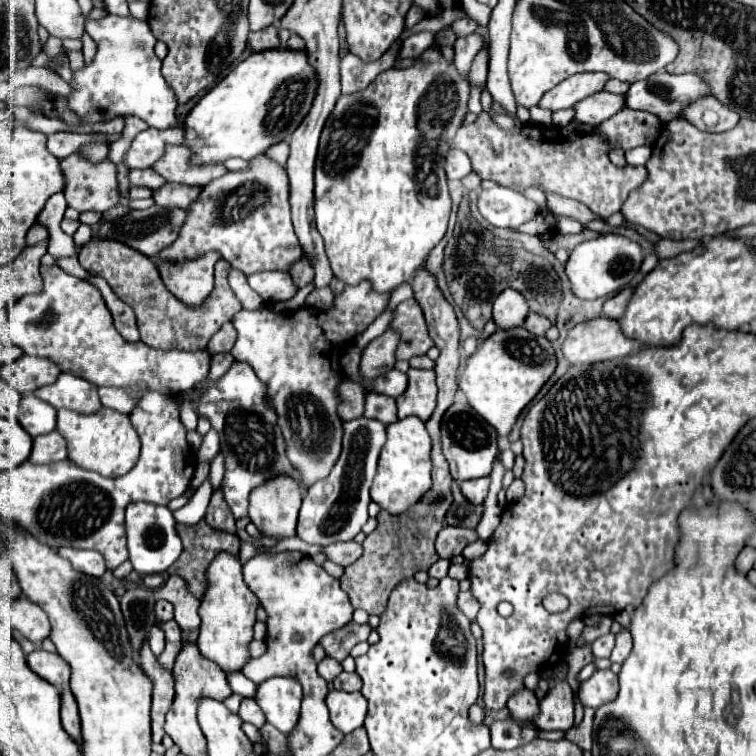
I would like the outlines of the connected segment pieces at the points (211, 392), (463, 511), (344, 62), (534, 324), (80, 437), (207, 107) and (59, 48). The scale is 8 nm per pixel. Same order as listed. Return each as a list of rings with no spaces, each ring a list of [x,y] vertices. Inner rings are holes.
[[[235,362],[215,386],[203,390],[197,412],[207,416],[211,426],[221,434],[221,452],[227,468],[221,488],[235,518],[247,516],[249,492],[265,480],[279,474],[289,474],[299,480],[297,470],[285,456],[285,440],[281,428],[277,426],[277,414],[273,408],[269,408],[267,388],[255,376],[249,364]]]
[[[453,482],[453,504],[445,516],[445,522],[449,526],[463,526],[463,528],[477,528],[481,514],[483,514],[483,506],[475,506],[471,504],[459,490],[459,482]]]
[[[397,40],[385,52],[385,56],[379,62],[371,62],[371,64],[365,64],[363,60],[359,62],[357,56],[353,56],[351,52],[345,54],[341,58],[341,88],[343,88],[343,94],[353,94],[357,90],[363,90],[365,86],[369,86],[377,78],[377,74],[393,68],[395,58],[399,56],[399,50],[401,50],[401,40]]]
[[[529,312],[529,316],[527,316],[527,320],[525,320],[523,326],[525,326],[529,332],[533,332],[533,334],[545,334],[547,328],[551,326],[551,322],[549,322],[549,318],[545,318],[545,316],[539,316],[539,314],[535,314],[535,312]]]
[[[101,408],[95,414],[79,414],[73,410],[57,410],[57,432],[67,440],[69,460],[101,476],[117,478],[127,474],[139,460],[139,436],[129,422],[127,414],[111,408]]]
[[[271,48],[249,54],[213,90],[209,90],[185,120],[185,146],[193,150],[193,164],[225,162],[239,156],[251,160],[271,144],[287,140],[307,116],[317,94],[317,76],[305,50]]]
[[[49,36],[49,40],[47,40],[47,44],[45,44],[43,52],[45,52],[49,58],[57,58],[57,56],[65,54],[61,40],[59,40],[59,38],[53,38],[53,36]]]

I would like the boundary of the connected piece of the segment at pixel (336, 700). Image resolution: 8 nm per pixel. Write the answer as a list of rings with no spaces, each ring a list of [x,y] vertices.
[[[331,690],[327,696],[327,706],[331,712],[331,722],[343,734],[349,734],[363,726],[367,714],[367,700],[361,692]]]

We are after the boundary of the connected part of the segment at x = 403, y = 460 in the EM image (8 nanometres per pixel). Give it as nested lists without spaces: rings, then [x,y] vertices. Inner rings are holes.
[[[407,416],[387,426],[387,442],[379,456],[377,476],[371,486],[371,498],[389,514],[409,510],[431,488],[431,438],[417,416]]]

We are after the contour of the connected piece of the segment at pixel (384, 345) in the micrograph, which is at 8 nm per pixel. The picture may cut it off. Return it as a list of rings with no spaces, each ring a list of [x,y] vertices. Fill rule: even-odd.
[[[387,328],[379,338],[369,342],[361,358],[361,376],[365,380],[373,380],[379,374],[393,370],[397,340],[399,340],[397,332],[393,332],[393,328]]]

